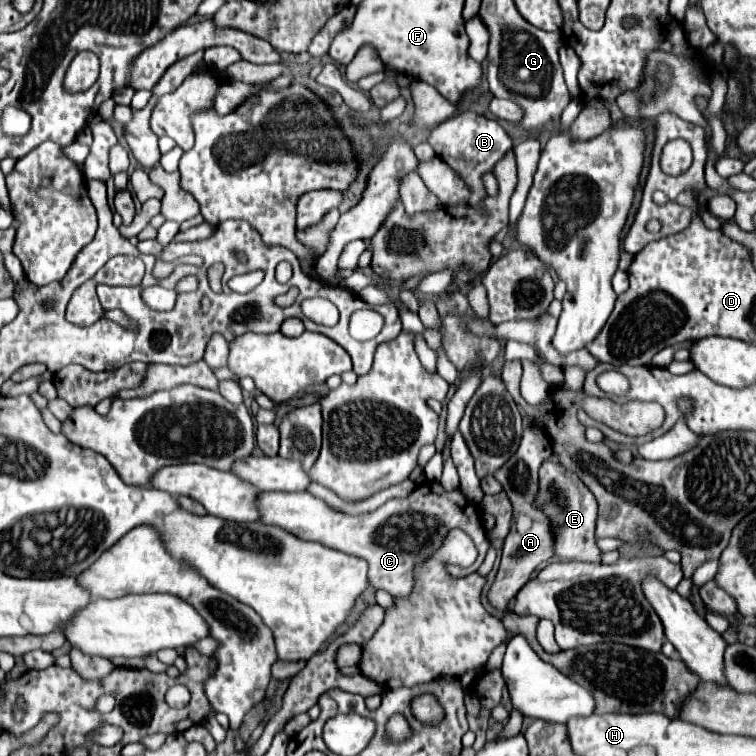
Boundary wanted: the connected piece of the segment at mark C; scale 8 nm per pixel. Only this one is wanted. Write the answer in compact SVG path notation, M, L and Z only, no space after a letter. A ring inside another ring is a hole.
M437 482L419 484L407 498L393 498L375 512L357 516L335 512L309 492L259 492L259 516L263 516L263 524L275 524L301 540L313 540L367 560L369 584L373 588L387 590L391 596L407 596L411 592L415 562L427 560L427 556L441 546L441 540L451 528L465 530L475 542L479 556L469 568L447 566L449 574L463 576L477 572L489 548L489 538L481 526L479 510L467 502L461 490L447 492Z

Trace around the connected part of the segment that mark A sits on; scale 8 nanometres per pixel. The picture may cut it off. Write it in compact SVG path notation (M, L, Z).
M525 428L517 452L507 460L507 464L503 464L503 468L499 468L499 472L493 474L501 482L505 494L513 504L513 526L503 544L503 556L497 576L487 590L489 604L499 612L509 612L511 596L519 592L519 588L533 576L535 568L541 562L553 558L553 534L551 534L549 520L533 506L533 498L539 488L539 480L537 480L539 460L543 458L545 458L545 440L541 440L541 432L531 432L531 428Z

